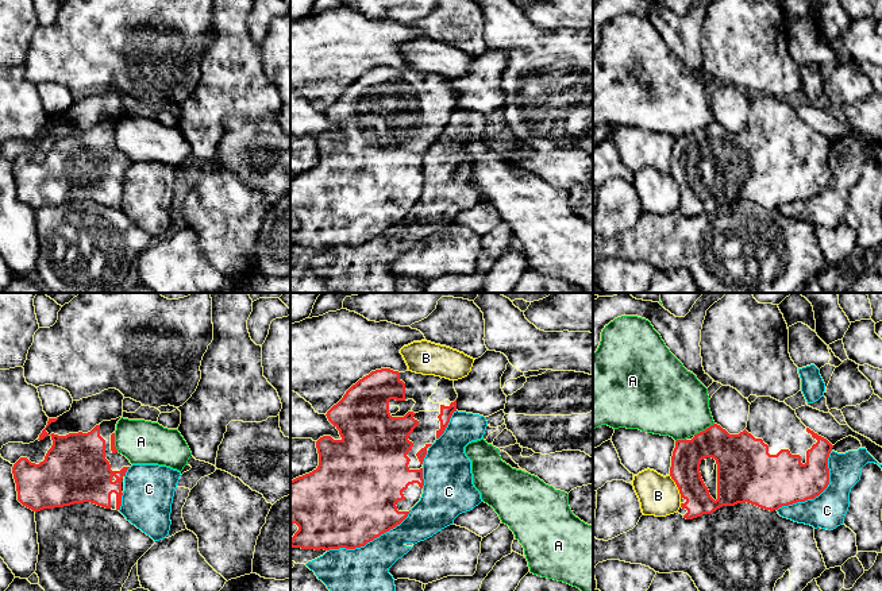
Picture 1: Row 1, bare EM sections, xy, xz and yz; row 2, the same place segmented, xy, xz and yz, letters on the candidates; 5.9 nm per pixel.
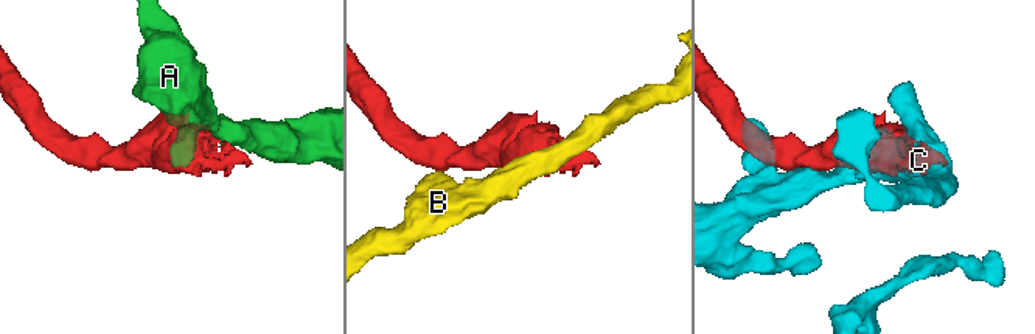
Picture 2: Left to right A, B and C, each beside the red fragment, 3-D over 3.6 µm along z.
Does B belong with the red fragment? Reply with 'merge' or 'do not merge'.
do not merge

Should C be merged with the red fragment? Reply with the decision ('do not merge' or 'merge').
do not merge

